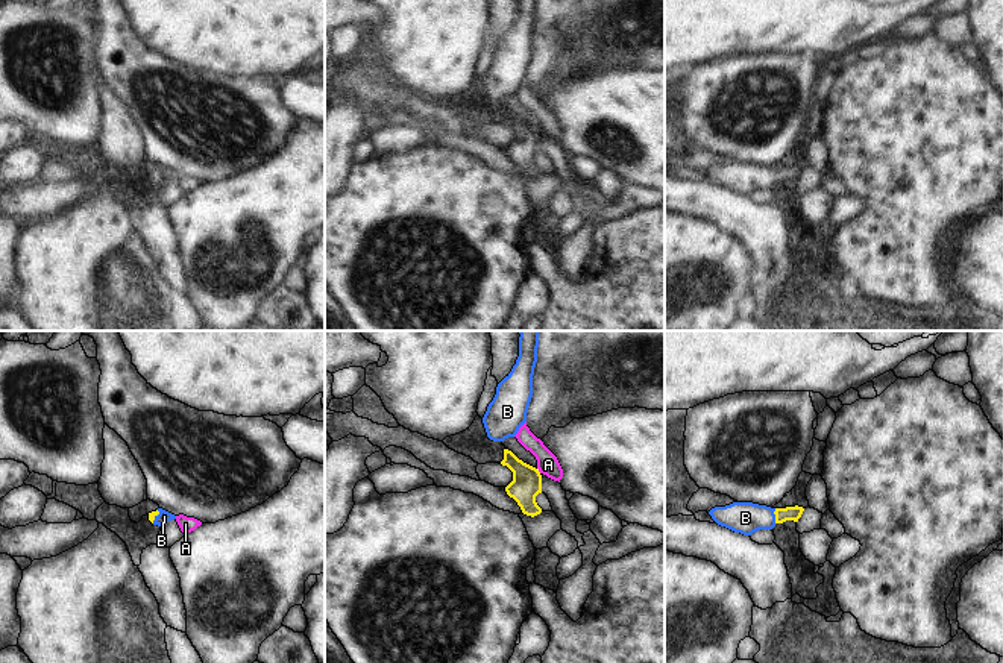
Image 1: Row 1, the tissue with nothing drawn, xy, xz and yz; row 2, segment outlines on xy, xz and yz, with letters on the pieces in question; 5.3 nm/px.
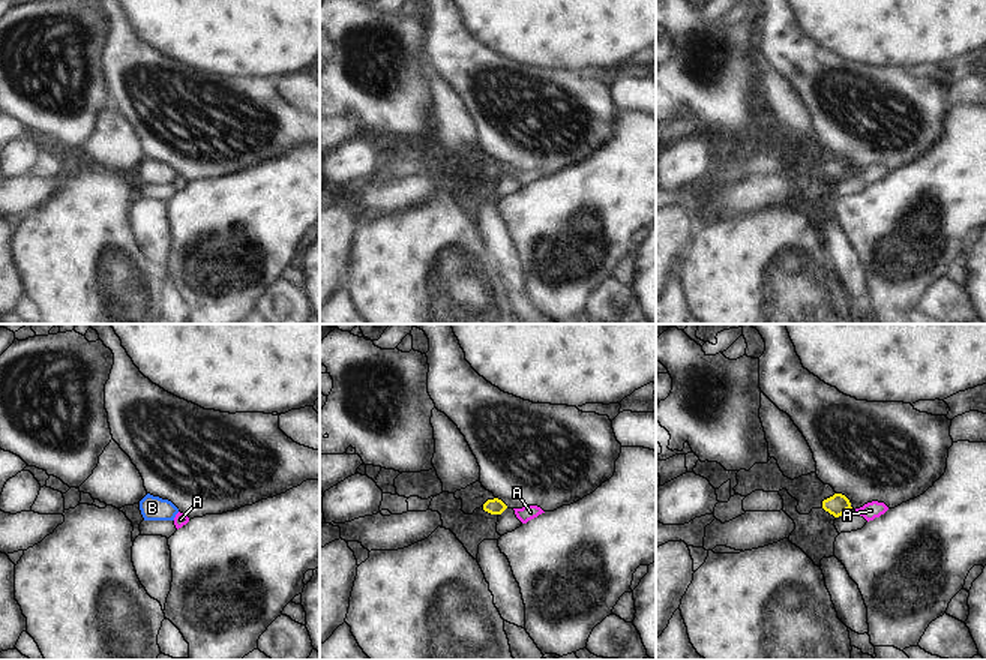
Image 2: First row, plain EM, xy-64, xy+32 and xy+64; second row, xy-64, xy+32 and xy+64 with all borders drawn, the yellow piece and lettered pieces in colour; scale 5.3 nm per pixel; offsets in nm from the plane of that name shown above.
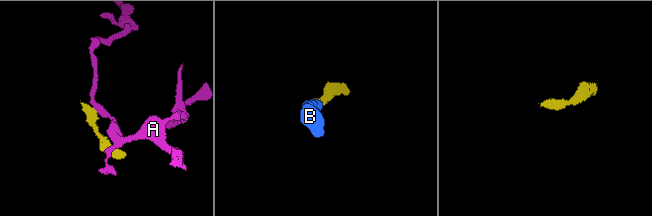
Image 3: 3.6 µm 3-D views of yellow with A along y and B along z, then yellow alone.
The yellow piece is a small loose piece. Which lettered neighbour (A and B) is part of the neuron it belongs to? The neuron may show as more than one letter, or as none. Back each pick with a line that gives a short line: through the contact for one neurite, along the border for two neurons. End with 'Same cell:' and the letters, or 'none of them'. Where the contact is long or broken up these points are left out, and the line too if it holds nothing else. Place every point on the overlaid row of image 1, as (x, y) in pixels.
B: yz (789, 513), (776, 516), (745, 518)
Same cell: B

